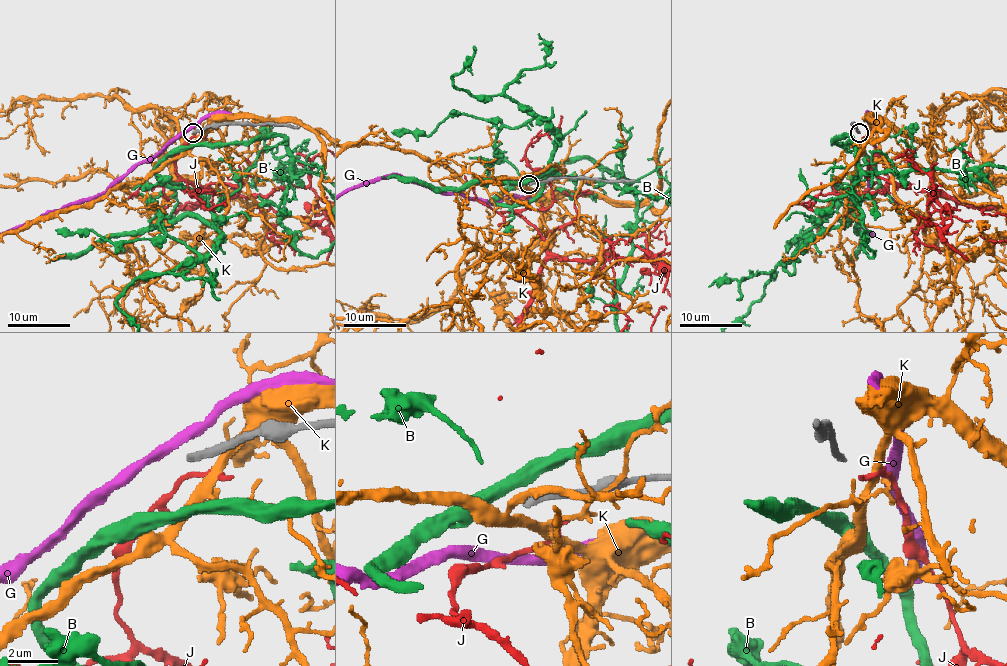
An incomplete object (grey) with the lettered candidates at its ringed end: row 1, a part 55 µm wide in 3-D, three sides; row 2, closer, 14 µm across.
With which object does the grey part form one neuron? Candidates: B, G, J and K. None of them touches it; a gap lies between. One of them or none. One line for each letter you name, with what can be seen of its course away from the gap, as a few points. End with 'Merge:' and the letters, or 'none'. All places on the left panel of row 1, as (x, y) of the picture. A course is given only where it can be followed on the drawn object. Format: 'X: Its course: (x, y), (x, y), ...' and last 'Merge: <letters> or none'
Merge: none

